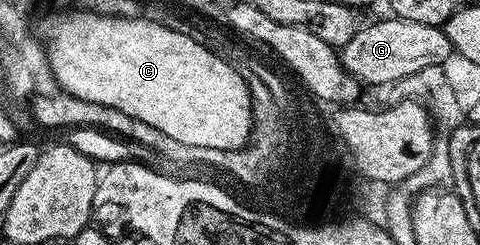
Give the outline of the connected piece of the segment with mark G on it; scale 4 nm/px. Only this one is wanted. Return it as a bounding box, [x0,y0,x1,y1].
[340,17,455,84]

